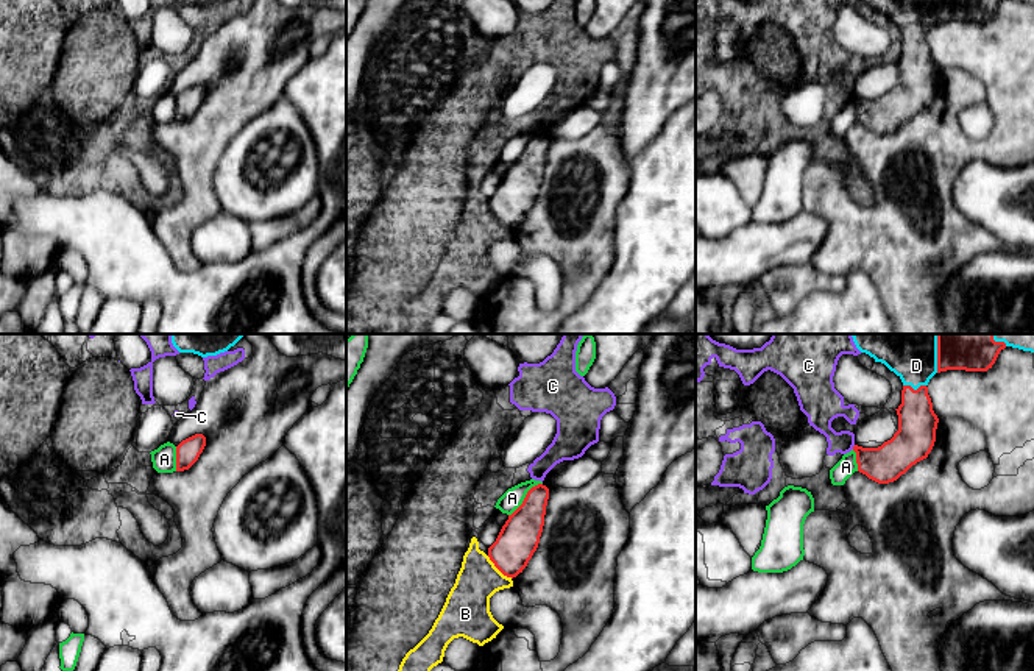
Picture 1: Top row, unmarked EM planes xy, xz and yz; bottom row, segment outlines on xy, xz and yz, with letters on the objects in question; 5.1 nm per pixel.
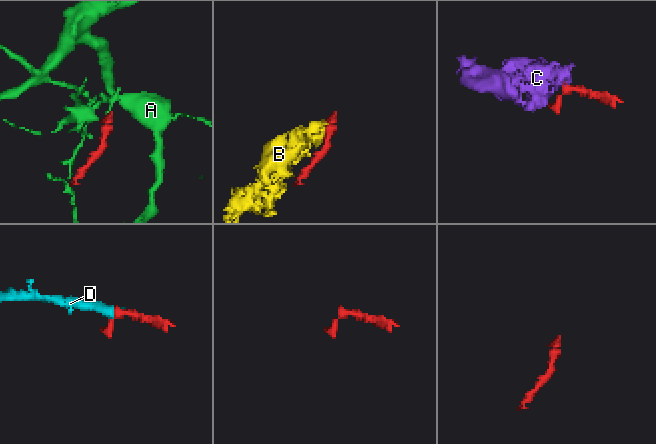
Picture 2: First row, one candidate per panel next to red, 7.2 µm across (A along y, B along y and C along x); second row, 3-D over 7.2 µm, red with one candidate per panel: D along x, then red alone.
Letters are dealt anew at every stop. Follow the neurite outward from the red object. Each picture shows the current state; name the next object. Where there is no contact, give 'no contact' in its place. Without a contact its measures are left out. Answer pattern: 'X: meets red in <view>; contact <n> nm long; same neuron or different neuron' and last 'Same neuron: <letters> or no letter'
A: meets red in xz; contact 240 nm long; different neuron
B: meets red in xz; contact 180 nm long; different neuron
C: meets red in yz; contact 30 nm long; different neuron
D: meets red in yz; contact 120 nm long; same neuron
Same neuron: D

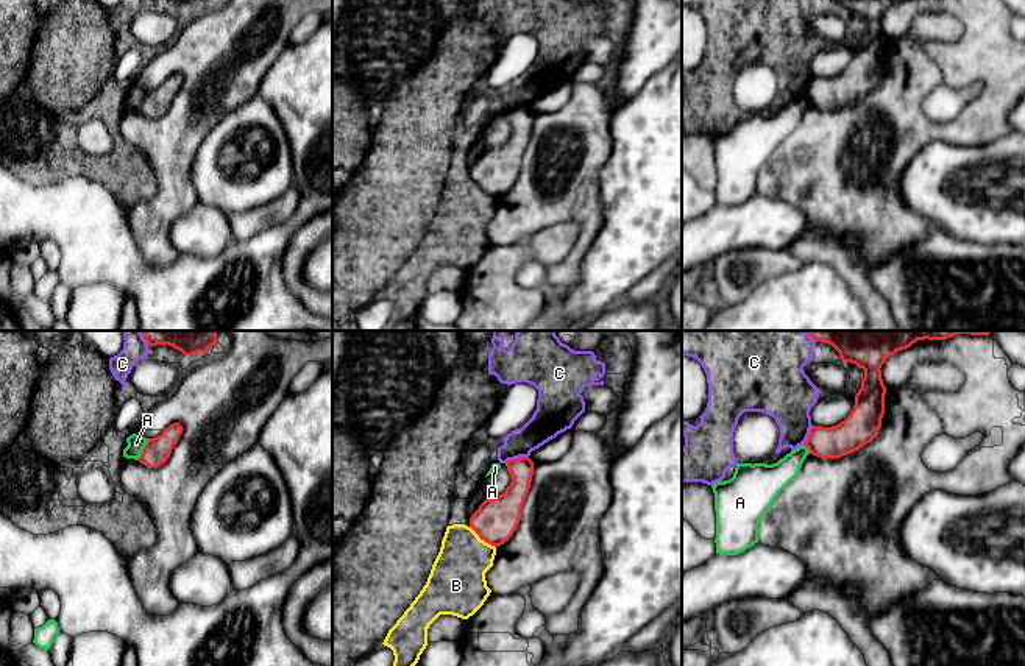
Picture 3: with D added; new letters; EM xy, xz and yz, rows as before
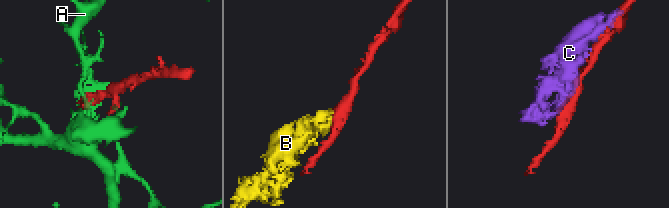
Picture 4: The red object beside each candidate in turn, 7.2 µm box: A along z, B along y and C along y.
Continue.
A: meets red in xy; contact 130 nm long; different neuron
B: meets red in xz; contact 180 nm long; different neuron
C: meets red in xz; contact 130 nm long; different neuron
Same neuron: no letter

